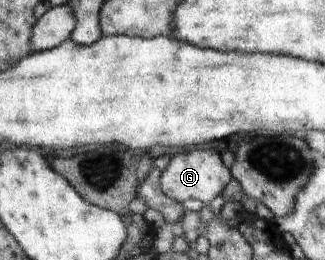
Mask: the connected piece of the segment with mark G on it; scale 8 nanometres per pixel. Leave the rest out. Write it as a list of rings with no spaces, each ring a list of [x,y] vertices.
[[[192,149],[188,153],[171,156],[164,171],[161,171],[161,188],[166,197],[184,202],[187,199],[198,199],[207,205],[216,197],[232,179],[231,171],[221,160],[221,153],[216,150]]]

